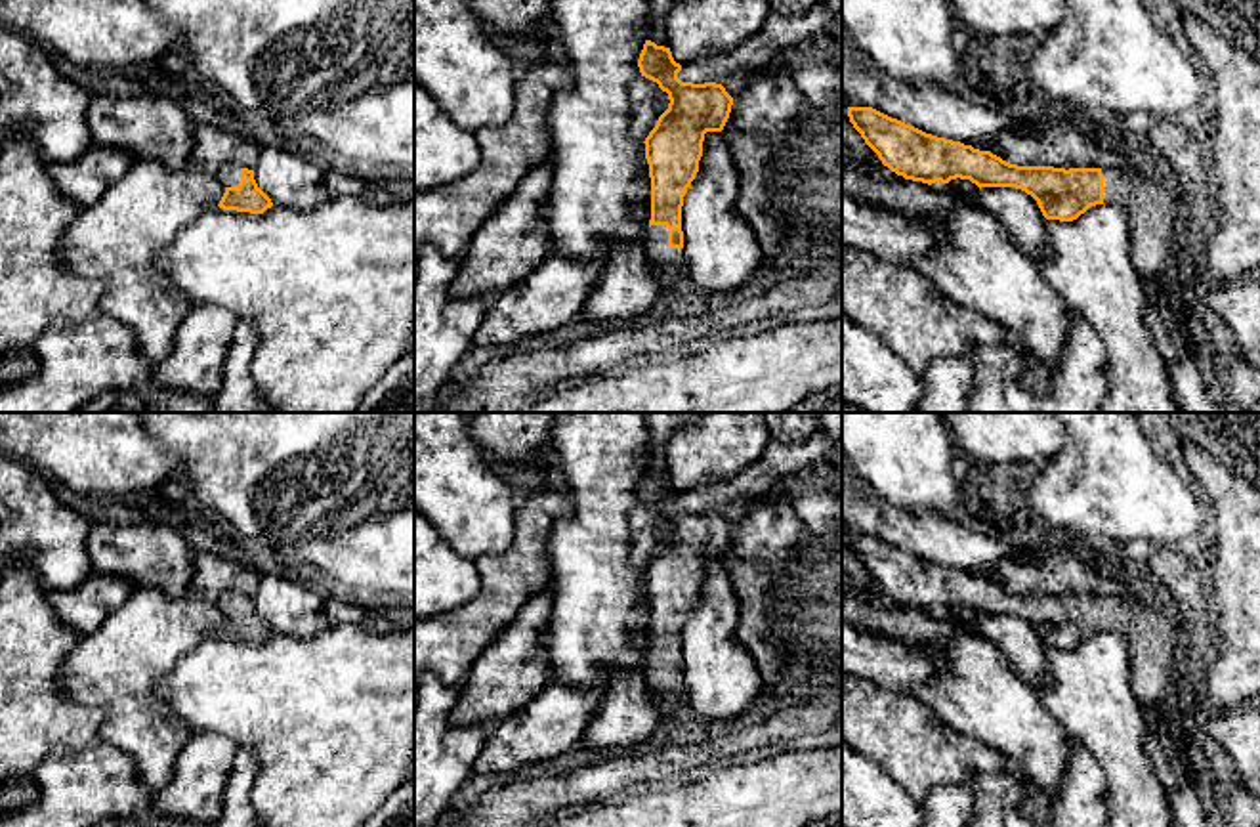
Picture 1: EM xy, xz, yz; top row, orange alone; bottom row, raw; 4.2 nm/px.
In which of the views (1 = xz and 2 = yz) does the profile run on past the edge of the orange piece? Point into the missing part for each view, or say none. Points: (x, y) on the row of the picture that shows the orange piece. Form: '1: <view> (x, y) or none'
1: xz (671, 268)
2: yz (1150, 207)

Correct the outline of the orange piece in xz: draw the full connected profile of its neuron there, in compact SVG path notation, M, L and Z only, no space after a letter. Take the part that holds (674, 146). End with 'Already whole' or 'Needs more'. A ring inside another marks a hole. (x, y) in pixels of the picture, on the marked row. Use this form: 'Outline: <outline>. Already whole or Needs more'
Outline: M645 40L638 67L670 99L643 141L651 178L651 220L643 250L659 292L672 292L689 281L682 231L683 197L699 172L704 134L724 130L733 97L716 82L682 82L682 65L670 48L651 40Z. Needs more

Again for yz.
Outline: M848 107L848 117L865 143L878 155L884 166L905 180L922 183L949 183L951 180L970 180L981 187L1016 187L1031 195L1046 220L1073 222L1096 204L1117 204L1128 216L1130 237L1136 250L1134 267L1145 292L1170 304L1166 285L1168 260L1180 248L1176 231L1176 199L1165 185L1134 172L1121 172L1113 166L1103 168L1054 168L1054 166L1018 166L1002 160L991 151L979 151L960 141L926 134L911 124L892 118L872 107Z. Needs more

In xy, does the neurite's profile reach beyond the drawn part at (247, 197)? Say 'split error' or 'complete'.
split error

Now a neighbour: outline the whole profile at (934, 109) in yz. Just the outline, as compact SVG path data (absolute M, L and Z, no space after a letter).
M842 23L842 94L848 107L872 107L926 134L987 151L1018 122L998 111L966 101L941 86L897 80L876 65Z

